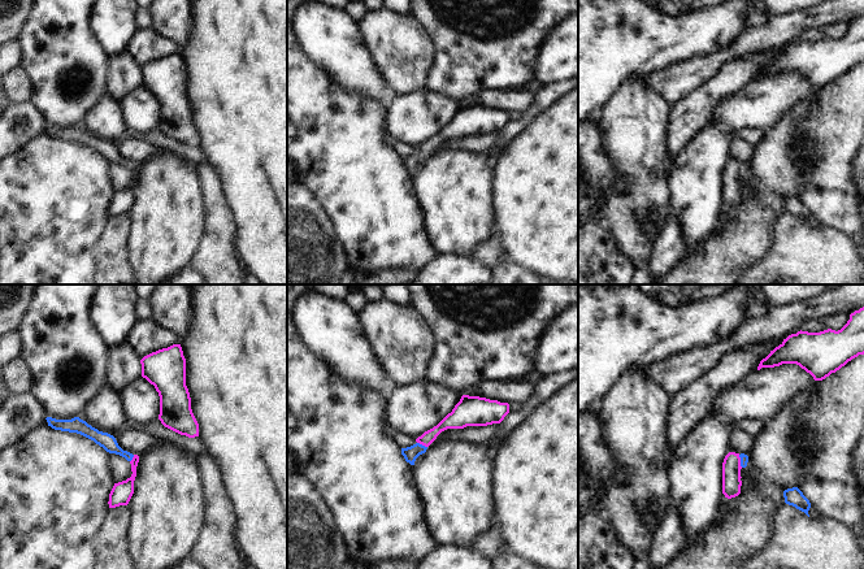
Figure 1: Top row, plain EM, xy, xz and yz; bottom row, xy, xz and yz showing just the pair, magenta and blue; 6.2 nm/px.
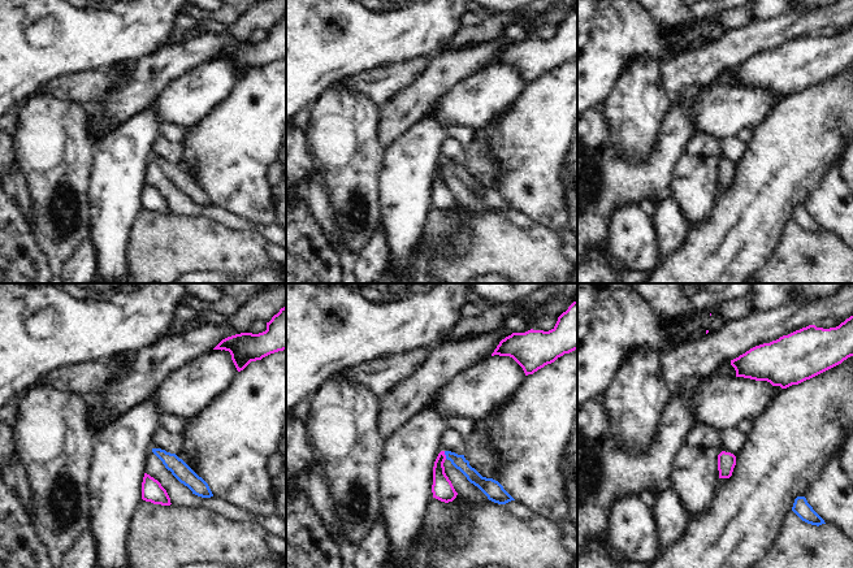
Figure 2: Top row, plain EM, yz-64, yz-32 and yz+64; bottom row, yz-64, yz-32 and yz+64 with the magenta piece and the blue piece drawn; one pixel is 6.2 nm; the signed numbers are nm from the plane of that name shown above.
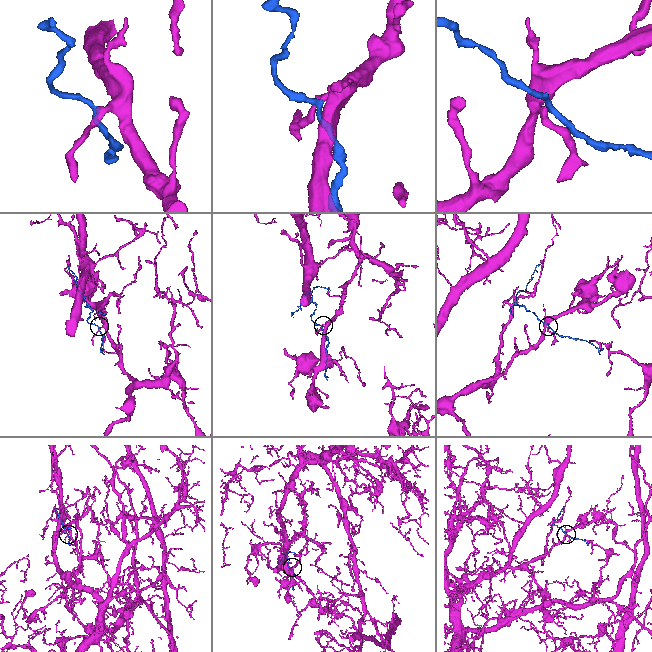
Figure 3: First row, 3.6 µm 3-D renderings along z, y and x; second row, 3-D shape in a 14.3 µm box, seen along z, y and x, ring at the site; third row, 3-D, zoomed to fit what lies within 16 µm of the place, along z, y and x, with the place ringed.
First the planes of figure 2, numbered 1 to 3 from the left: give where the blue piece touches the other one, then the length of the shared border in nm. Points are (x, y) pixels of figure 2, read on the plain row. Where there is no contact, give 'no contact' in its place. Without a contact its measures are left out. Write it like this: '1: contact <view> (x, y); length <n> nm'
1: no contact
2: contact yz-32 (445, 164); length 50 nm
3: no contact

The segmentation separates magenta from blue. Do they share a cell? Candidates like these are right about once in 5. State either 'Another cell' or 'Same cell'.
Another cell

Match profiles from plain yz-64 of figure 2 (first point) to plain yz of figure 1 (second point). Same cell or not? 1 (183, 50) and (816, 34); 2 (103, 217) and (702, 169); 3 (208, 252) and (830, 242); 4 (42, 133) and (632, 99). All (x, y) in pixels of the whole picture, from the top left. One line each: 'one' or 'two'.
1: two
2: one
3: one
4: one

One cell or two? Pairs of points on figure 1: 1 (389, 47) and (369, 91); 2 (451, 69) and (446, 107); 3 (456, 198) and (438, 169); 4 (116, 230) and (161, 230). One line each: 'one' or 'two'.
1: two
2: two
3: one
4: two

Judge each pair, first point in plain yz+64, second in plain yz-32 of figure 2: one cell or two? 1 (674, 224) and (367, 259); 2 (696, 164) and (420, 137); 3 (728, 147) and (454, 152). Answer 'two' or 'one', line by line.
1: one
2: one
3: one

